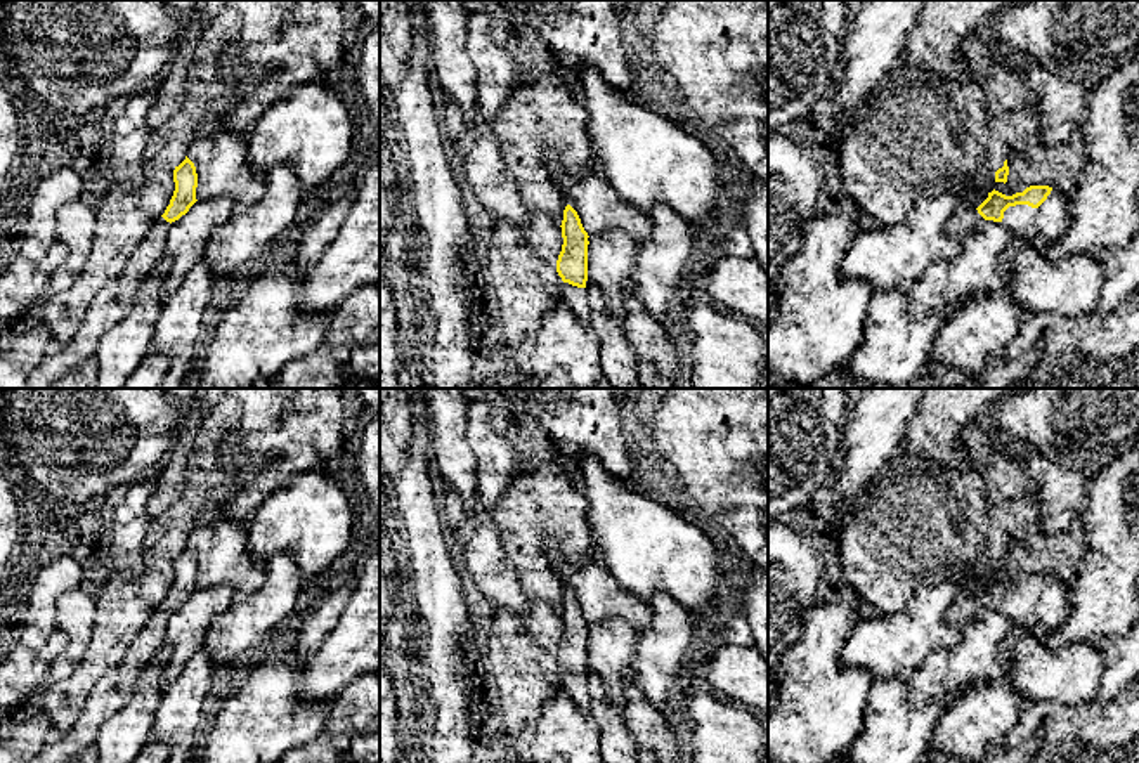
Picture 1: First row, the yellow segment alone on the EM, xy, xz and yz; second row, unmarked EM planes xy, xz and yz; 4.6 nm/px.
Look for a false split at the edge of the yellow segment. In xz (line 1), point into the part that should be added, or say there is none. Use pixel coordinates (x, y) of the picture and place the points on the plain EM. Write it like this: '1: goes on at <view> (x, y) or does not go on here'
1: goes on at xz (576, 687)

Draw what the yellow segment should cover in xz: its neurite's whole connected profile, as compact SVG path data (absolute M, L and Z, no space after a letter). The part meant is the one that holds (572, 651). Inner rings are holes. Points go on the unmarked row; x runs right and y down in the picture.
M567 593L562 609L562 640L556 649L560 681L565 695L583 714L589 714L588 621L577 600Z

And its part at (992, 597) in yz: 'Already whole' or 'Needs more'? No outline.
Needs more

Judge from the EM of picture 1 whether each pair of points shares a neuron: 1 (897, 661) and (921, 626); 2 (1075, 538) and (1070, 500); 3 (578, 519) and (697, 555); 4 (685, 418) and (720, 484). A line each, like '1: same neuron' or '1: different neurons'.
1: same neuron
2: different neurons
3: different neurons
4: same neuron

